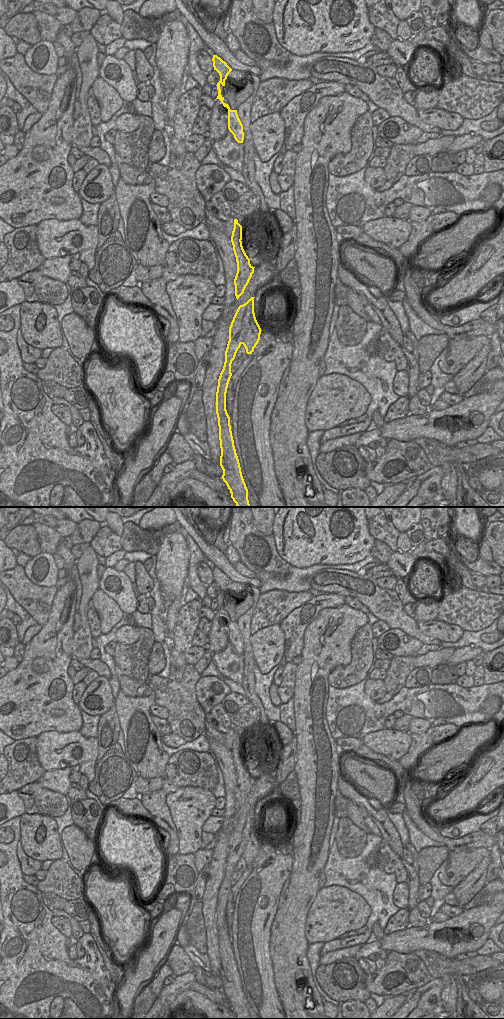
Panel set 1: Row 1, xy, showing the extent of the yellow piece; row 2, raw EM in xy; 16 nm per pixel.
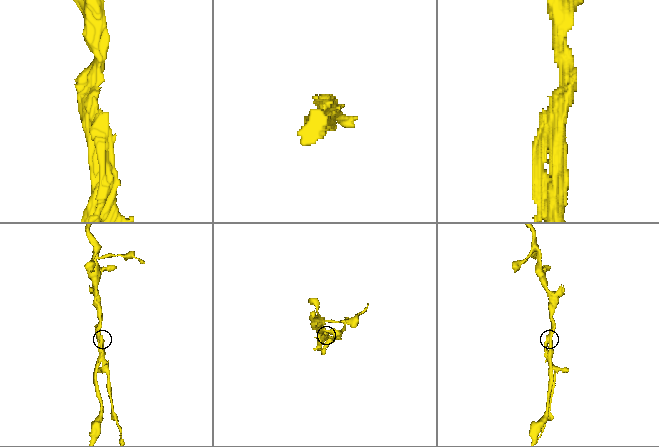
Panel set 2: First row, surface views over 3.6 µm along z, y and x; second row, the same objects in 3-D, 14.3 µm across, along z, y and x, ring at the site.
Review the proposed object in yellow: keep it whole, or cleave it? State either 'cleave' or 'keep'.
cleave

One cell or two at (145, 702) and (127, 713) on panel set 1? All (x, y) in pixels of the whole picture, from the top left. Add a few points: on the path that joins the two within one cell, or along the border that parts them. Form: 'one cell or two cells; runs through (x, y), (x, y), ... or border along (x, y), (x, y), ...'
one cell; runs through (141, 706), (136, 707), (131, 712)

